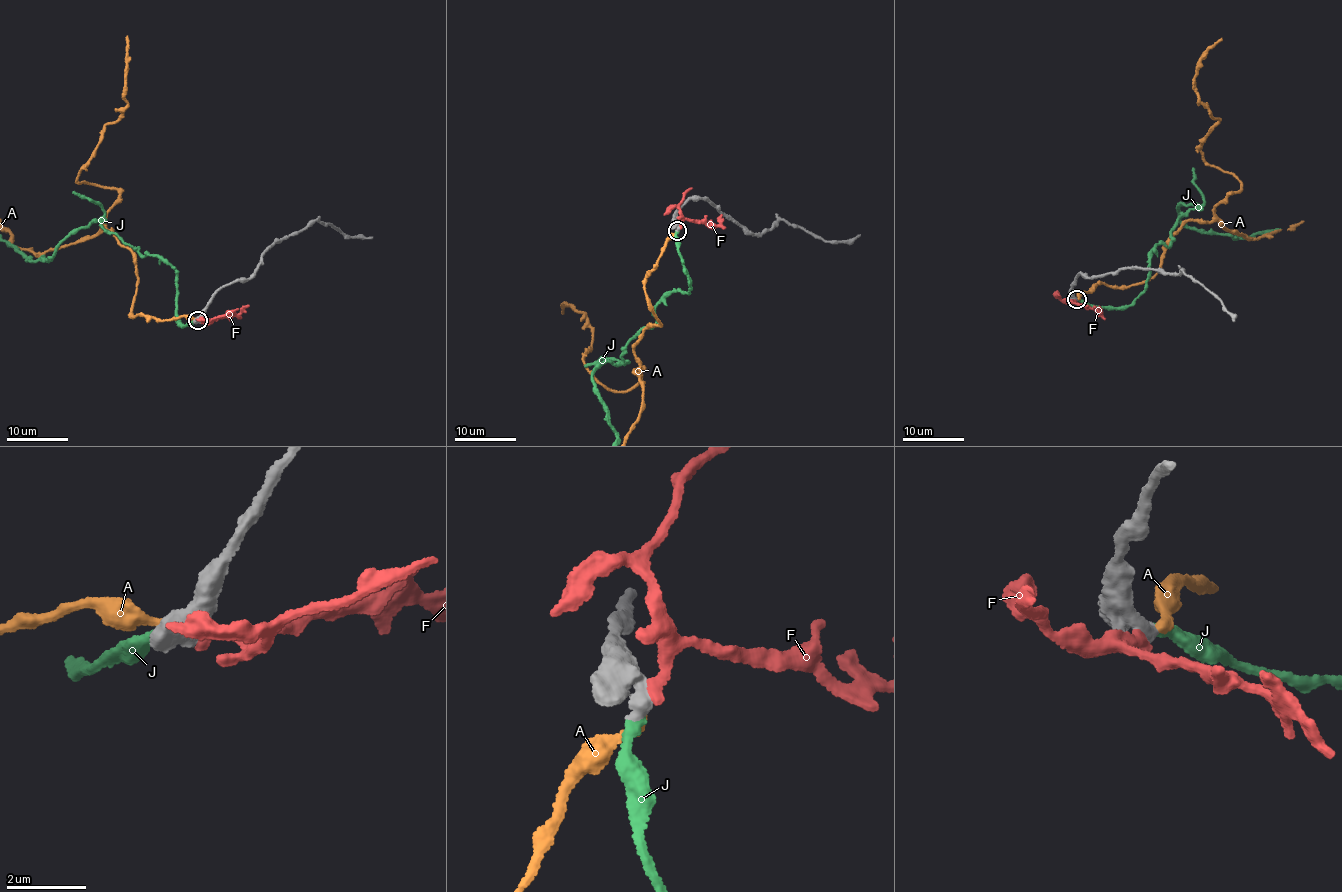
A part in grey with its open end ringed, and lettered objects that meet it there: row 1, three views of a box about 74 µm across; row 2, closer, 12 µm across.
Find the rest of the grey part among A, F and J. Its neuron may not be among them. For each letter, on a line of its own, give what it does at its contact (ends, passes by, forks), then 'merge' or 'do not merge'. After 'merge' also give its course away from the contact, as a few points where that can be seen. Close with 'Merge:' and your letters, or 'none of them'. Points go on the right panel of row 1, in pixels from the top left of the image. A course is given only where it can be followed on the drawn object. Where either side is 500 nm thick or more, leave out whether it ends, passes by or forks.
A: it ends | do not merge
F: do not merge
J: it ends | merge
Merge: J

